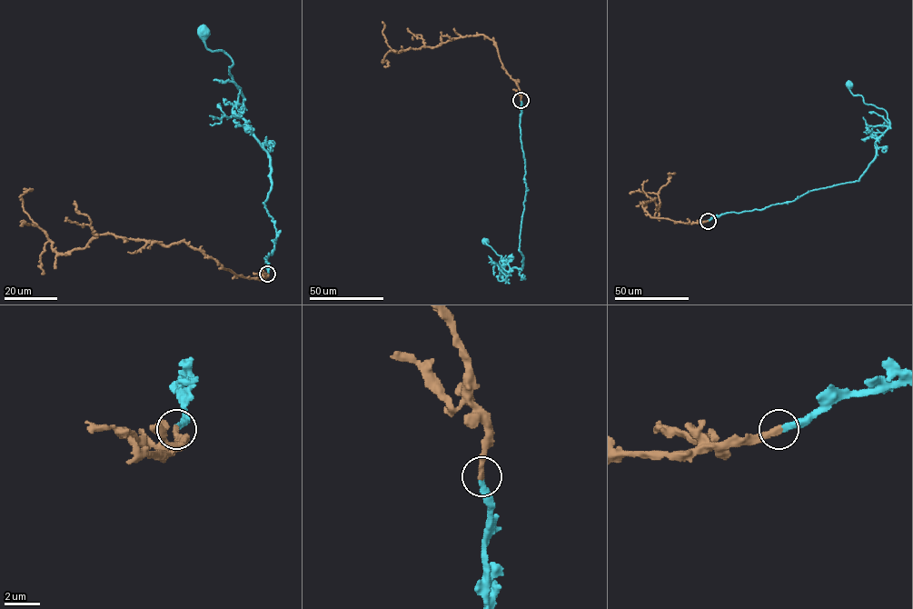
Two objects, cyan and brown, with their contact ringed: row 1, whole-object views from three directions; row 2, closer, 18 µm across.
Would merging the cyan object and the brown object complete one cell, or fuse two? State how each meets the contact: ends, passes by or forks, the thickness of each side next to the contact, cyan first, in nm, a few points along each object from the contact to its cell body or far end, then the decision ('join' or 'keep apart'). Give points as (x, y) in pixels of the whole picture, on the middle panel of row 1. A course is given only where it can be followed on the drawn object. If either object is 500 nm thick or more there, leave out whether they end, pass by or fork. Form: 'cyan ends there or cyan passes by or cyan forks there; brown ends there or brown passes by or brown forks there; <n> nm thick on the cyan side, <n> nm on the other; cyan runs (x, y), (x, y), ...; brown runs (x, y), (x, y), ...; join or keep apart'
cyan ends there; brown ends there; 320 nm thick on the cyan side, 340 nm on the other; cyan runs (521, 100), (526, 188), (519, 248), (522, 267), (510, 271), (508, 283), (500, 275), (501, 256), (484, 241); brown runs (521, 100), (496, 44), (482, 34), (453, 38), (433, 47), (391, 50), (383, 66); join

